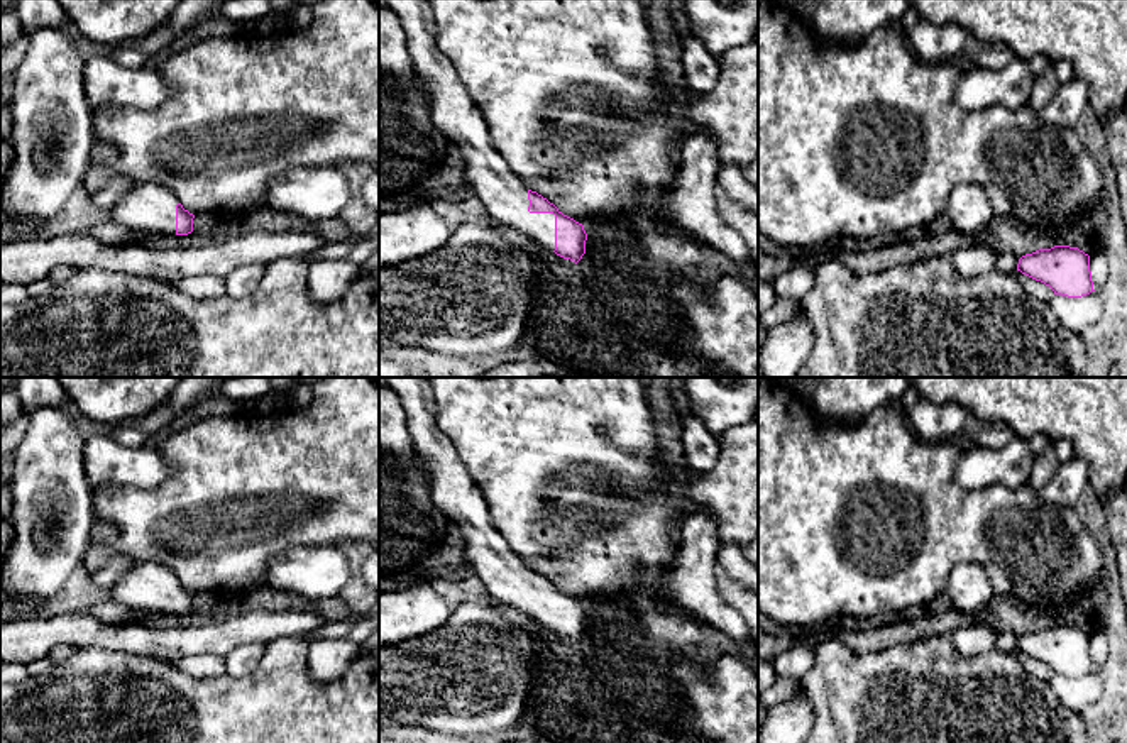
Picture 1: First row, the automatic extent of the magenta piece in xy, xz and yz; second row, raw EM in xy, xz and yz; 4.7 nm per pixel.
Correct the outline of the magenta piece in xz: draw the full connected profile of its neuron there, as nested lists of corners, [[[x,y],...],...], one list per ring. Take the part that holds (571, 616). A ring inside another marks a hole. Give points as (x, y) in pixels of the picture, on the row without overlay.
[[[386,377],[386,384],[403,403],[415,455],[428,474],[430,501],[448,523],[454,538],[464,543],[469,565],[486,592],[577,643],[585,633],[584,604],[528,569],[494,528],[481,489],[437,425],[428,377]]]

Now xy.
[[[157,562],[134,564],[110,587],[112,601],[147,614],[188,614],[193,597],[178,575]]]

